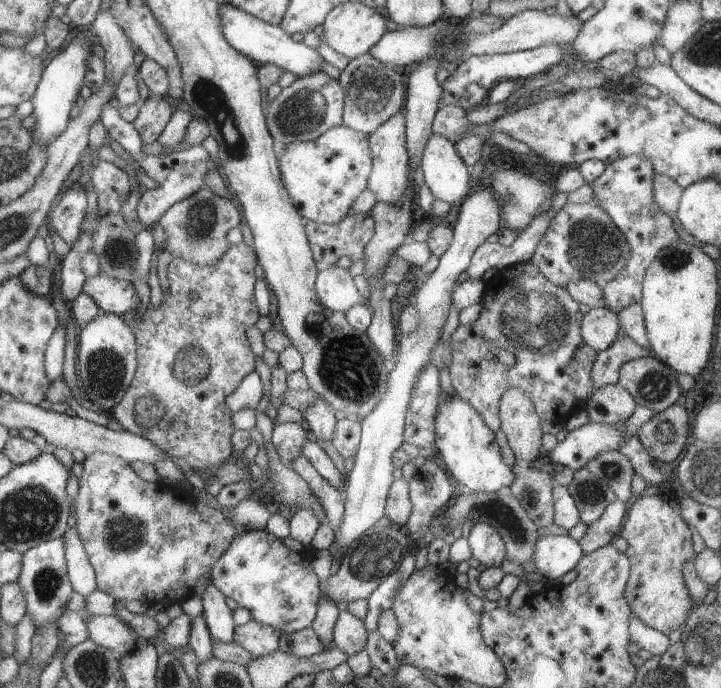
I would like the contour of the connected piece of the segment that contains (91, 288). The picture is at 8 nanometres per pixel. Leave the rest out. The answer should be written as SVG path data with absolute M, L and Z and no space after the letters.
M99 273L94 277L86 277L82 292L89 296L102 312L127 314L129 310L136 310L139 304L137 292L132 282L114 279Z

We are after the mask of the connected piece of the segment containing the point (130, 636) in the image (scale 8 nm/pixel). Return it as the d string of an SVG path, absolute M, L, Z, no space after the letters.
M91 615L85 623L87 639L112 650L119 658L135 650L140 638L115 615Z

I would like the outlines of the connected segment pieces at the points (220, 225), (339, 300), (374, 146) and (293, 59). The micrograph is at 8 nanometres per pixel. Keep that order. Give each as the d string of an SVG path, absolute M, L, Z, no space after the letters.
M203 187L167 208L159 216L157 223L166 236L163 248L169 252L171 258L181 258L197 266L207 266L217 264L217 260L229 250L230 243L225 236L231 228L239 226L241 218L241 211L230 200L219 198L209 188Z
M336 265L318 271L314 289L320 303L332 311L344 312L355 304L364 303L351 274Z
M398 111L377 127L370 135L368 142L372 156L371 174L367 177L366 188L373 192L377 202L385 204L397 204L405 190L407 190L407 172L409 172L409 163L406 149L406 134L404 132L404 112Z
M230 3L219 4L219 20L221 20L223 38L227 40L227 44L241 56L247 56L254 65L275 64L296 77L321 71L323 58L319 56L317 50L306 46L302 41L293 42L289 37L290 34L283 32L279 25L265 24Z

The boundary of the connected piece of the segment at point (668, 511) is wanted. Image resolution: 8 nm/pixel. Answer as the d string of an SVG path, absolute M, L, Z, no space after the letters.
M642 493L627 510L627 519L621 526L620 537L627 542L624 555L630 564L624 588L627 606L647 628L666 635L684 623L692 608L681 572L683 564L696 556L691 548L691 532L687 525L665 498Z

